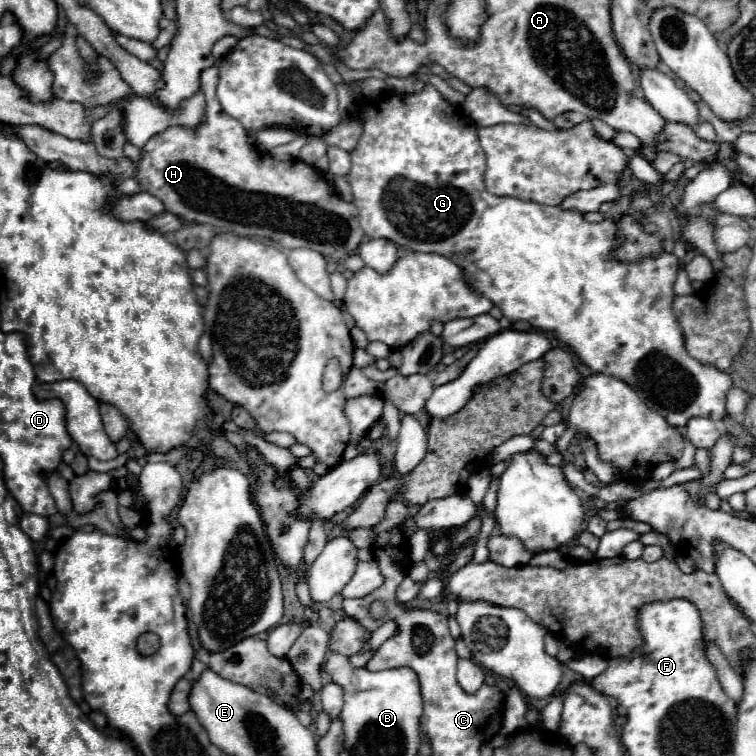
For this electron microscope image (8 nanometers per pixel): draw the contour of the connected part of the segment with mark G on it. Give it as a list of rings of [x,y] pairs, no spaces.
[[[426,83],[422,91],[410,93],[410,95],[396,95],[396,93],[388,93],[388,97],[380,97],[374,99],[372,103],[368,103],[368,113],[356,115],[362,121],[362,135],[358,145],[350,151],[352,157],[352,169],[350,169],[350,187],[352,187],[352,195],[354,195],[354,205],[360,211],[360,227],[366,231],[368,237],[378,239],[384,237],[392,243],[396,243],[402,249],[408,251],[418,251],[418,253],[440,253],[452,261],[456,261],[456,265],[460,269],[464,269],[464,277],[470,285],[470,289],[474,293],[480,293],[484,297],[488,297],[496,307],[502,309],[504,317],[508,317],[512,323],[514,321],[528,321],[534,329],[540,331],[550,331],[554,333],[560,341],[564,341],[566,345],[572,347],[572,351],[596,373],[604,373],[604,375],[614,375],[616,379],[626,381],[642,401],[646,401],[652,409],[656,409],[662,417],[668,419],[670,425],[674,427],[684,427],[686,421],[690,417],[712,417],[712,419],[722,419],[726,415],[724,411],[724,397],[728,393],[728,389],[732,387],[732,379],[724,373],[718,371],[716,367],[708,367],[698,363],[696,359],[692,359],[686,349],[684,349],[684,335],[682,329],[672,313],[672,301],[674,301],[674,291],[672,285],[676,281],[676,273],[678,273],[678,261],[672,253],[662,251],[658,257],[654,259],[644,259],[638,263],[620,263],[610,259],[610,253],[616,249],[618,239],[616,239],[616,223],[612,219],[604,219],[602,223],[586,223],[582,219],[582,213],[576,211],[564,211],[560,207],[550,207],[550,205],[540,205],[536,201],[522,201],[522,199],[512,199],[512,197],[498,197],[486,191],[484,187],[484,169],[486,169],[486,157],[484,151],[478,143],[478,127],[466,119],[466,113],[460,107],[454,107],[452,103],[448,103],[434,85]]]

